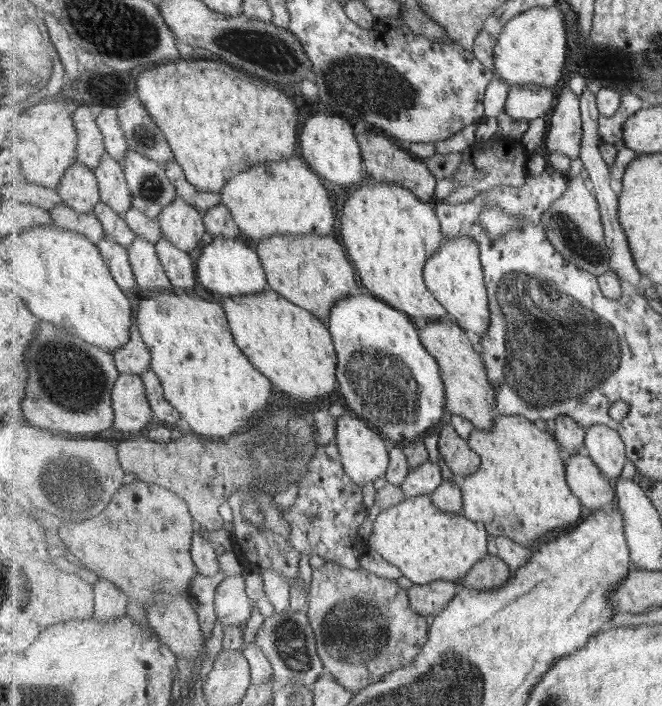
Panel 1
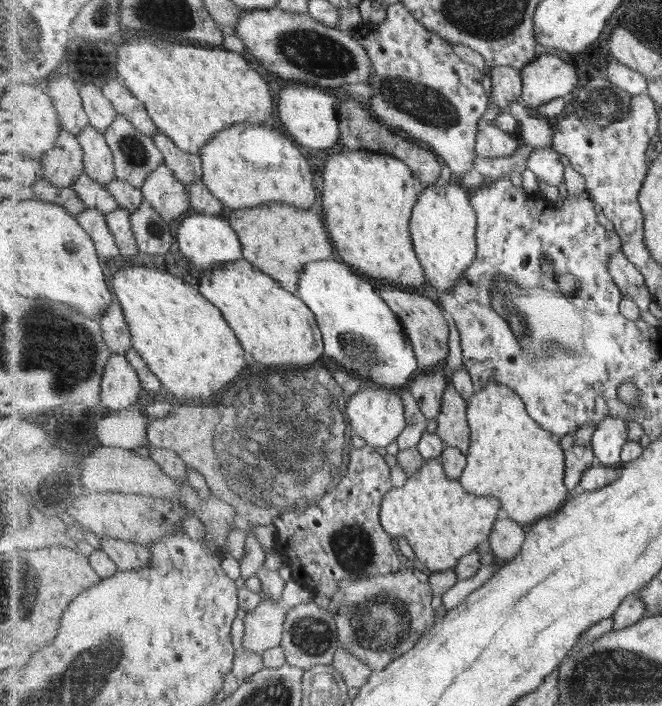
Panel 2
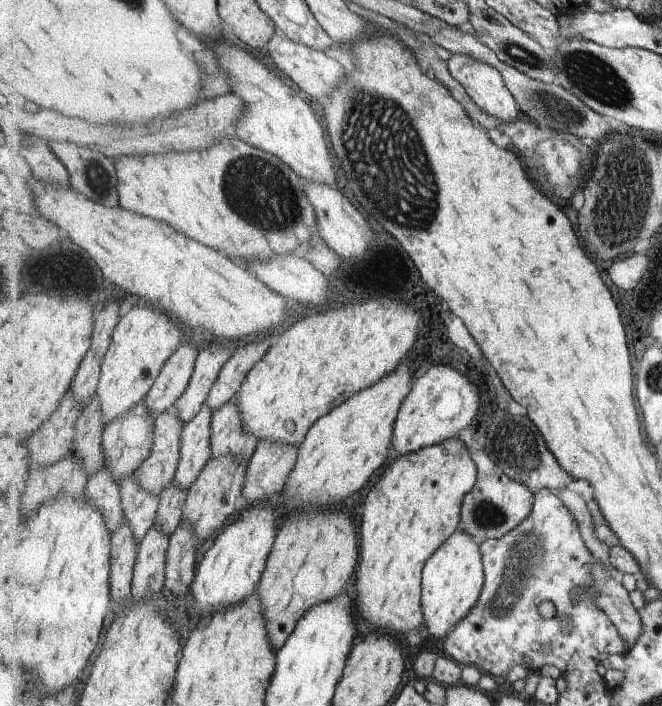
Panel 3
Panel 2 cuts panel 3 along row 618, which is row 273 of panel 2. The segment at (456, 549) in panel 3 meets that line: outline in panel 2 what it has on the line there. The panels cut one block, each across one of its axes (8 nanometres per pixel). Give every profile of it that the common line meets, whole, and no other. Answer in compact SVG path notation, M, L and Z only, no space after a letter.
M437 181L423 187L414 206L410 231L426 279L438 293L452 291L462 274L473 264L478 251L478 216L472 206L471 192L458 181Z

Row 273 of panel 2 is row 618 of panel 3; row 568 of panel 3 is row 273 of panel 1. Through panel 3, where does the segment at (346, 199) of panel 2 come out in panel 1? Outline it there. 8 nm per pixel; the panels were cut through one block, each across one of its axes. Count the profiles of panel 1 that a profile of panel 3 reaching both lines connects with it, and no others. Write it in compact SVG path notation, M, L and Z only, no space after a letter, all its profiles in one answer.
M367 180L355 188L353 194L349 195L349 200L345 202L340 218L340 234L361 282L375 297L407 313L420 328L429 321L450 317L448 310L426 286L424 278L424 268L429 257L440 249L445 240L440 218L436 215L435 202L422 201L412 190L399 183Z

